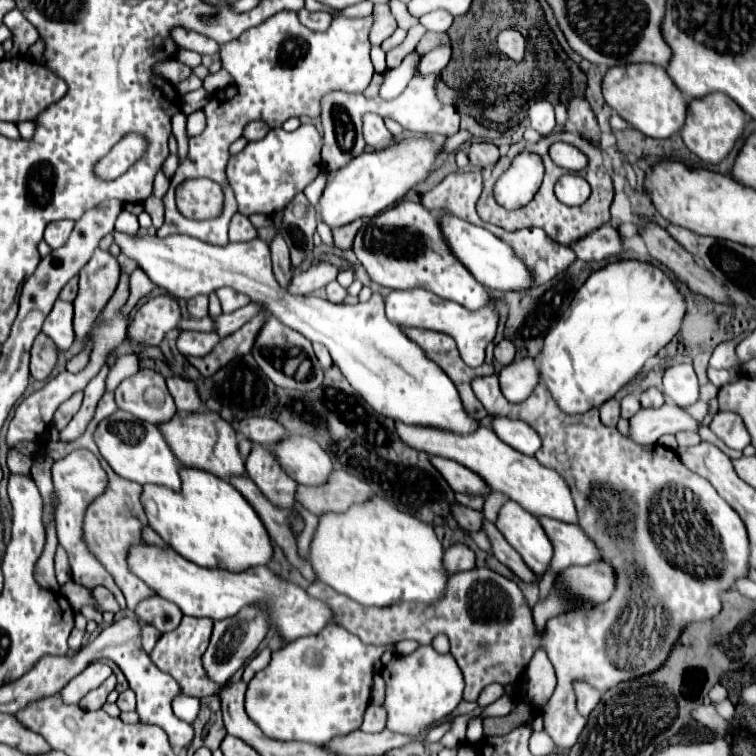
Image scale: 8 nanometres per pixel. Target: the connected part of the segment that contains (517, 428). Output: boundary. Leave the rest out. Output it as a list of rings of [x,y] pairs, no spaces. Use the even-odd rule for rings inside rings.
[[[494,416],[494,432],[498,434],[500,440],[504,440],[514,450],[518,450],[526,456],[534,456],[542,444],[540,436],[528,424],[510,420],[504,416]]]

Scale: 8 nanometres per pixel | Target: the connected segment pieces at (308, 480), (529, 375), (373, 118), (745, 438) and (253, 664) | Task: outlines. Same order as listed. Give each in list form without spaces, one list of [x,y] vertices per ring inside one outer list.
[[[288,436],[272,450],[280,468],[298,484],[320,486],[332,472],[328,454],[306,436]]]
[[[520,358],[500,370],[500,388],[510,402],[524,402],[528,394],[536,388],[540,380],[540,370],[536,358]]]
[[[368,112],[368,114],[362,116],[362,132],[364,132],[366,144],[376,148],[376,150],[382,150],[382,148],[386,148],[388,144],[394,142],[394,136],[384,126],[382,116],[378,116],[374,112]]]
[[[718,412],[710,424],[712,430],[716,430],[716,436],[732,448],[746,448],[750,444],[750,434],[742,422],[742,418],[734,412]]]
[[[264,648],[264,650],[260,650],[260,652],[248,662],[248,666],[244,668],[244,676],[242,676],[244,682],[250,682],[258,670],[262,670],[262,668],[268,666],[268,662],[270,662],[270,648]]]

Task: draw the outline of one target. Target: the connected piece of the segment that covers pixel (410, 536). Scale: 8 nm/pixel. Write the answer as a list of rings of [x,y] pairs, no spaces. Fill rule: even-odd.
[[[378,496],[352,504],[346,512],[326,512],[314,532],[308,560],[316,580],[362,606],[392,606],[396,602],[436,602],[446,588],[442,544],[428,524],[396,510]]]

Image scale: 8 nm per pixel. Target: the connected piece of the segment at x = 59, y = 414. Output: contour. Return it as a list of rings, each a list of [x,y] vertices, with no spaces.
[[[76,392],[72,398],[68,398],[68,402],[60,404],[60,408],[58,408],[56,414],[54,414],[54,426],[56,426],[58,430],[64,430],[64,428],[68,426],[68,422],[72,420],[72,416],[80,410],[82,396],[84,396],[84,392]]]

